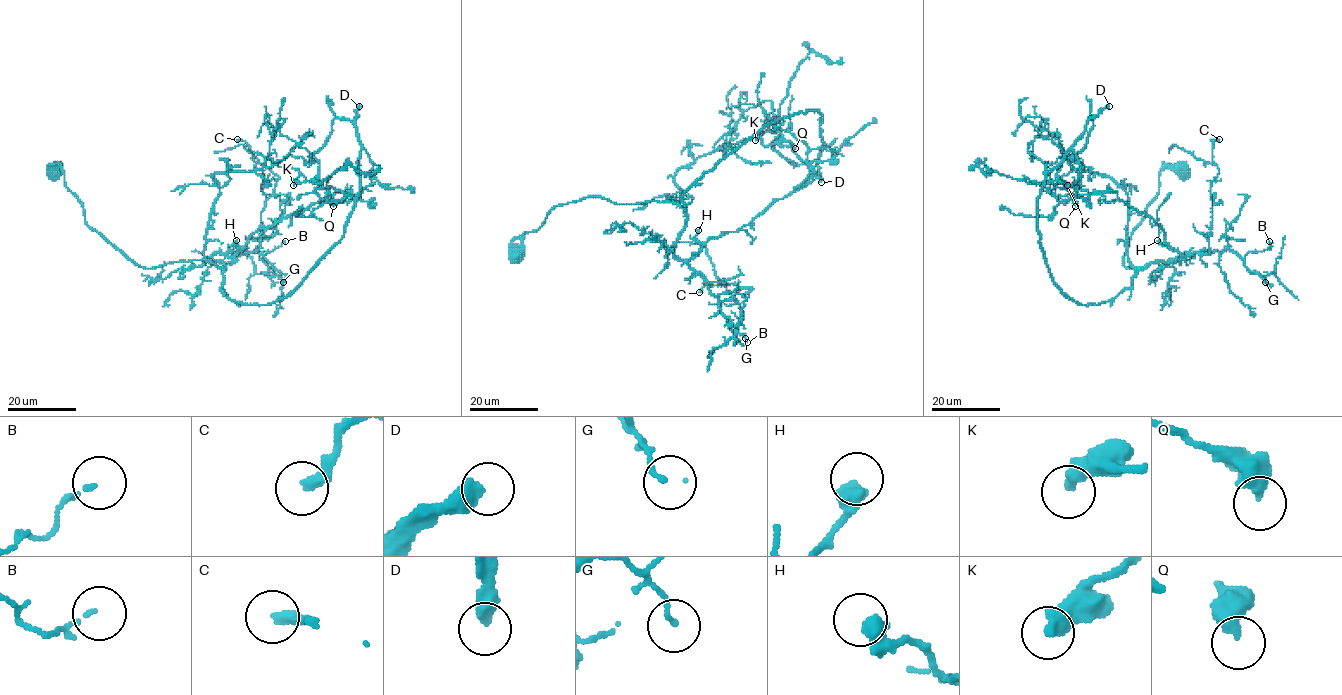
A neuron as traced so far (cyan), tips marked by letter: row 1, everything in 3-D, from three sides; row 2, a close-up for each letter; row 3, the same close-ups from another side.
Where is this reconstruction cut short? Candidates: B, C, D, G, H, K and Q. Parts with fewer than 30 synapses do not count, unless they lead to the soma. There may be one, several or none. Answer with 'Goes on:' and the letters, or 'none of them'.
Goes on: D

